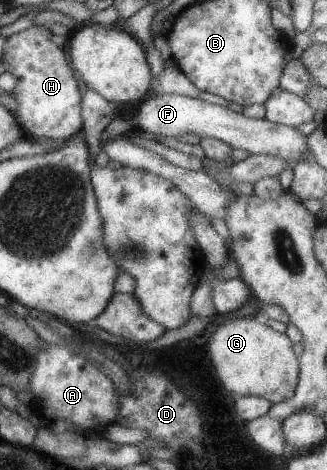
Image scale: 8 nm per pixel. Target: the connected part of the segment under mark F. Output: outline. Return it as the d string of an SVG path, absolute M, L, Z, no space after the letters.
M149 93L134 115L137 129L153 135L177 135L195 133L200 137L218 139L232 148L247 151L249 154L275 155L283 161L297 163L308 150L307 136L297 129L274 124L265 118L249 118L223 106L209 104L199 98L191 98L175 93Z

